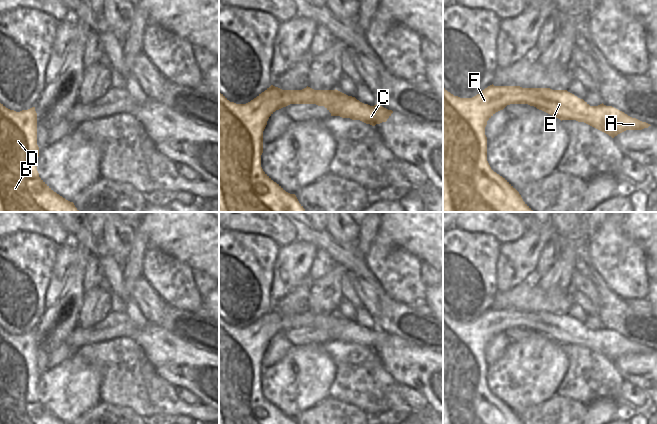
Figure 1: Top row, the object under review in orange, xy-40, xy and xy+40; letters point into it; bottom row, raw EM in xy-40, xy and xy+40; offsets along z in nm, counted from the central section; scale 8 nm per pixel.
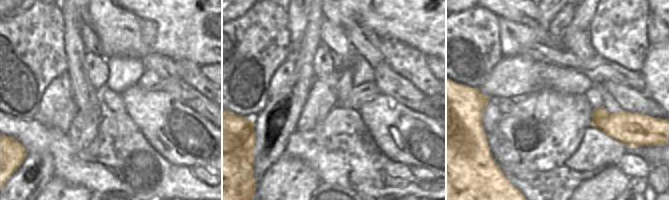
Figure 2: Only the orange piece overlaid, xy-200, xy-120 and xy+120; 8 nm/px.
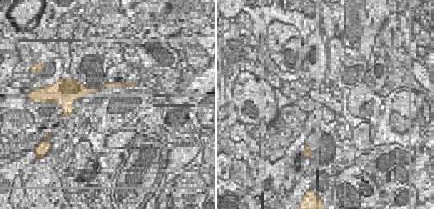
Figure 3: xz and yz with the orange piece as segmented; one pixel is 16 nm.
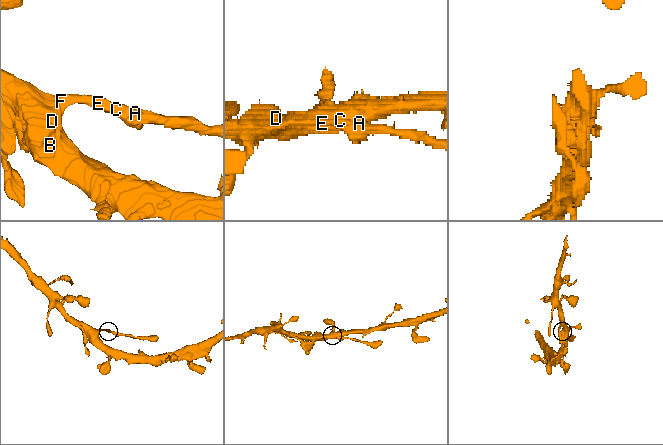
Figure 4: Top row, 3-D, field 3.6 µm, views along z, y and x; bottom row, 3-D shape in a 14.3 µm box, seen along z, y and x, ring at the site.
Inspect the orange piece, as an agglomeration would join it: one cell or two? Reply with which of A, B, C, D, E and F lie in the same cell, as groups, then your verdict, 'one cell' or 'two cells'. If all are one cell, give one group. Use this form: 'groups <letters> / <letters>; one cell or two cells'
groups A C E / B D F; two cells

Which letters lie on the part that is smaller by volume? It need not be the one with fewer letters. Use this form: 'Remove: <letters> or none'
Remove: A, C, E.

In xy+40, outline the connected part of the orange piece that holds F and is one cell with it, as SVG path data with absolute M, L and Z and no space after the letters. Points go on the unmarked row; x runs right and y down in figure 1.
M492 308L472 322L460 322L443 312L443 424L523 424L519 416L505 402L494 396L487 385L487 361L485 359L487 345L507 330L507 325L503 323L502 318L497 317L498 315L499 310Z

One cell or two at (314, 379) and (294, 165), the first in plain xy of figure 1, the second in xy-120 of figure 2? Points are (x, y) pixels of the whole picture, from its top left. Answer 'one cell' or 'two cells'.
one cell

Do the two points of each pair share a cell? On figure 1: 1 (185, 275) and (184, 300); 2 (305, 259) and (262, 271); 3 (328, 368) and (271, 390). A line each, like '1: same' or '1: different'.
1: same
2: different
3: same

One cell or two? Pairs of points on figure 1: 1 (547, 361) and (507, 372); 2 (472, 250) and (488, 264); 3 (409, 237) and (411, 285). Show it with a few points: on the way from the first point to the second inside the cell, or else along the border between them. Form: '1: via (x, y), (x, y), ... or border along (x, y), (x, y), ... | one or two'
1: via (537, 365), (529, 372), (517, 372) | one
2: via (476, 253), (484, 261) | one
3: border along (390, 239), (421, 261) | two

